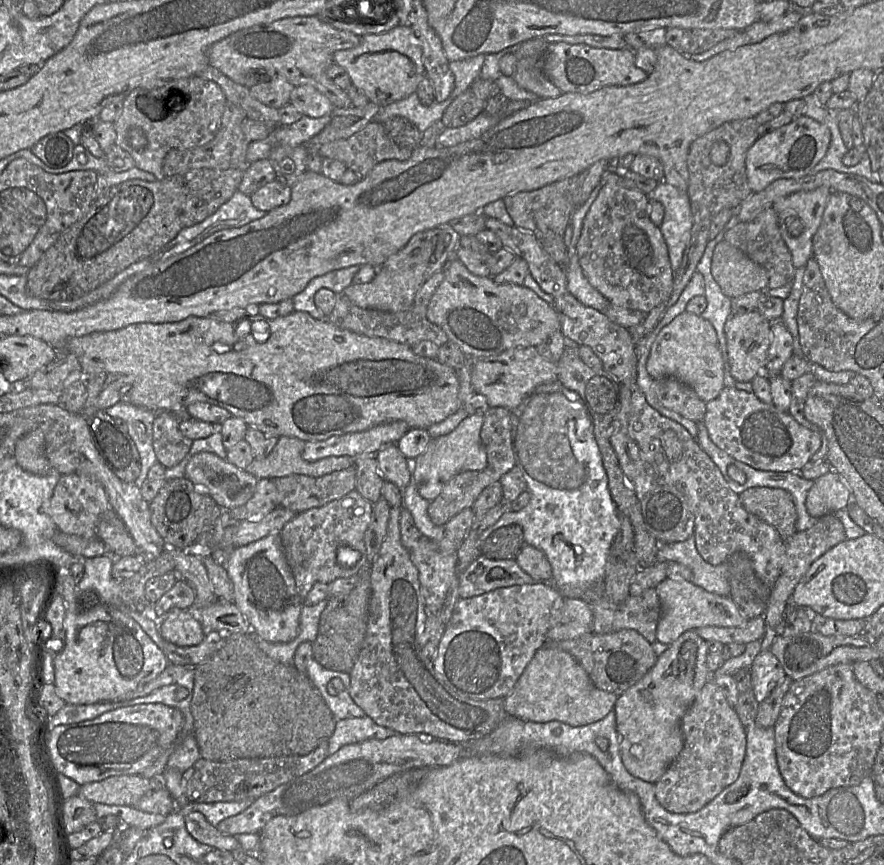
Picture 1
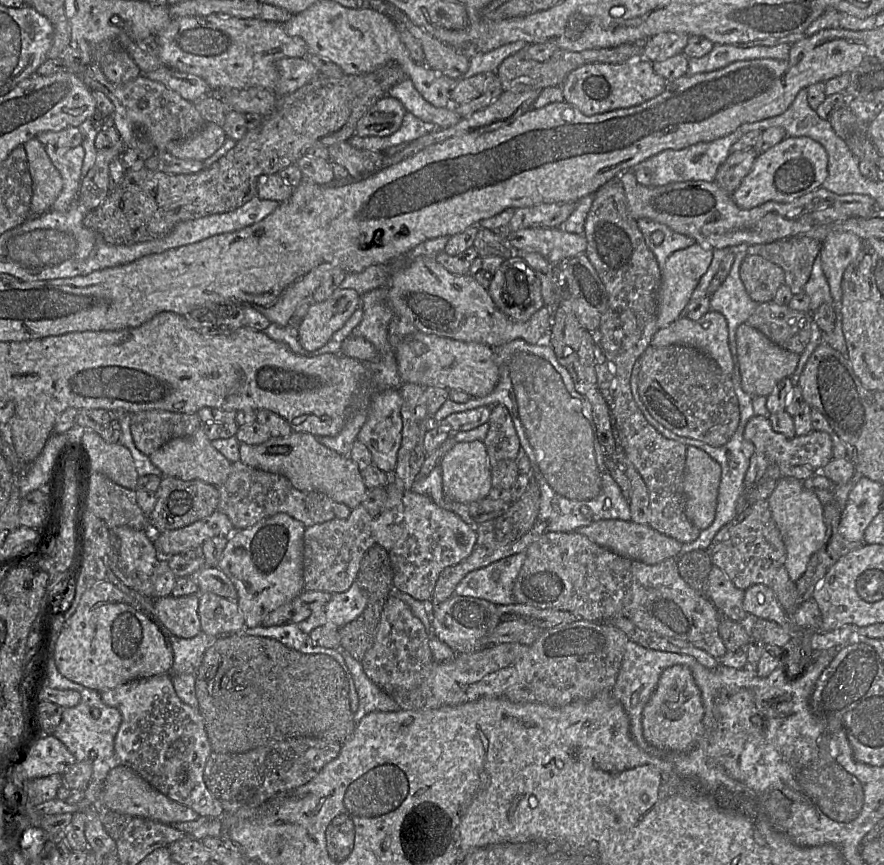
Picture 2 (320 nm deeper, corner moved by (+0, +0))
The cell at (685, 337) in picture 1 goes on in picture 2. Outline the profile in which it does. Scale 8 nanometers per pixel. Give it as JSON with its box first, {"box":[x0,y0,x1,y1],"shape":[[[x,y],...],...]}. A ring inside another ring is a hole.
{"box":[651,310,733,376],"shape":[[[710,310],[698,320],[679,318],[669,326],[658,329],[651,344],[655,347],[693,347],[716,361],[724,374],[732,376],[733,360],[728,343],[728,325],[726,318],[717,311]]]}

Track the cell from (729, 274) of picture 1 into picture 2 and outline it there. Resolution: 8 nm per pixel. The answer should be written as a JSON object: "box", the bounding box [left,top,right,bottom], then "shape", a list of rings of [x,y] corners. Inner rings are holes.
{"box":[739,254,784,304],"shape":[[[748,254],[742,261],[739,272],[747,294],[759,304],[772,301],[778,288],[784,284],[782,268],[759,255]]]}

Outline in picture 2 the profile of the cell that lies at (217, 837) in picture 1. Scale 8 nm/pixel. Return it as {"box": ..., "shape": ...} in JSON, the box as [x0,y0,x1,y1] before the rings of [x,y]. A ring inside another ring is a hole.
{"box":[100,673,224,818],"shape":[[[169,673],[129,681],[116,688],[100,692],[102,701],[118,709],[122,722],[114,741],[115,752],[121,765],[133,769],[154,789],[194,810],[199,816],[221,818],[224,810],[218,800],[210,793],[204,782],[204,769],[211,753],[211,745],[205,731],[199,709],[193,708],[177,696]]]}

